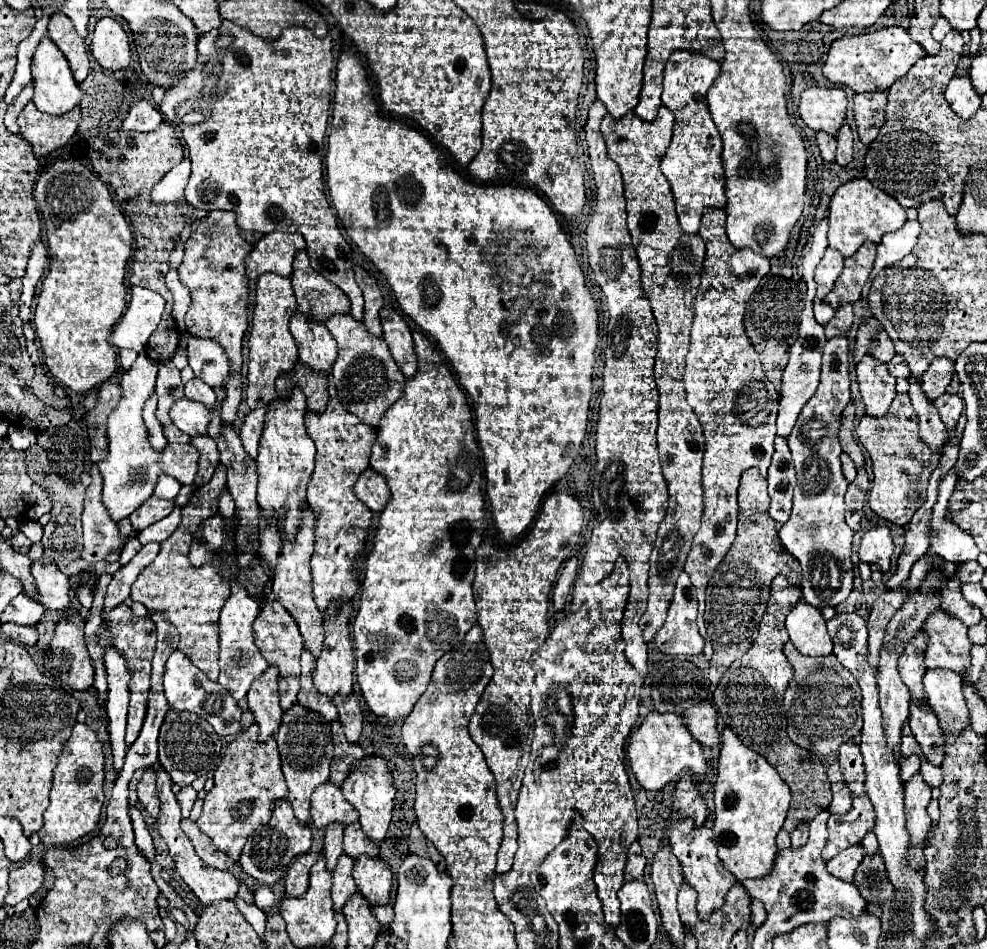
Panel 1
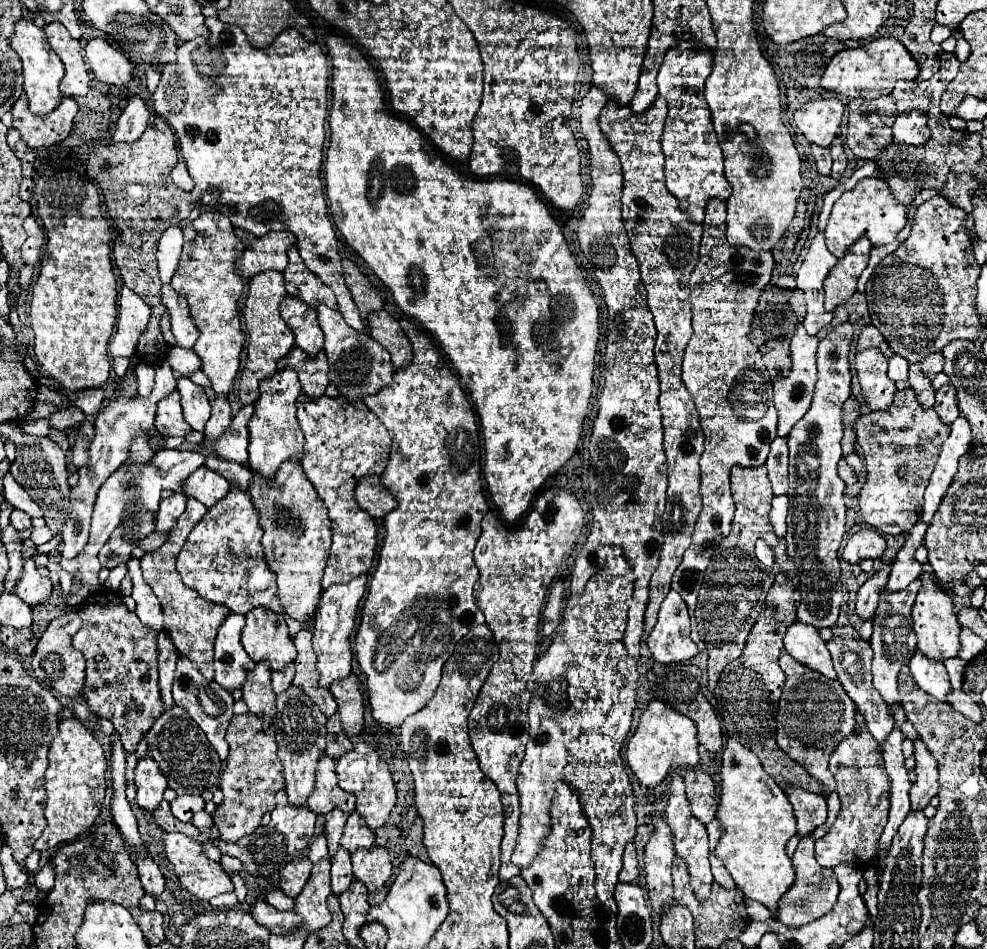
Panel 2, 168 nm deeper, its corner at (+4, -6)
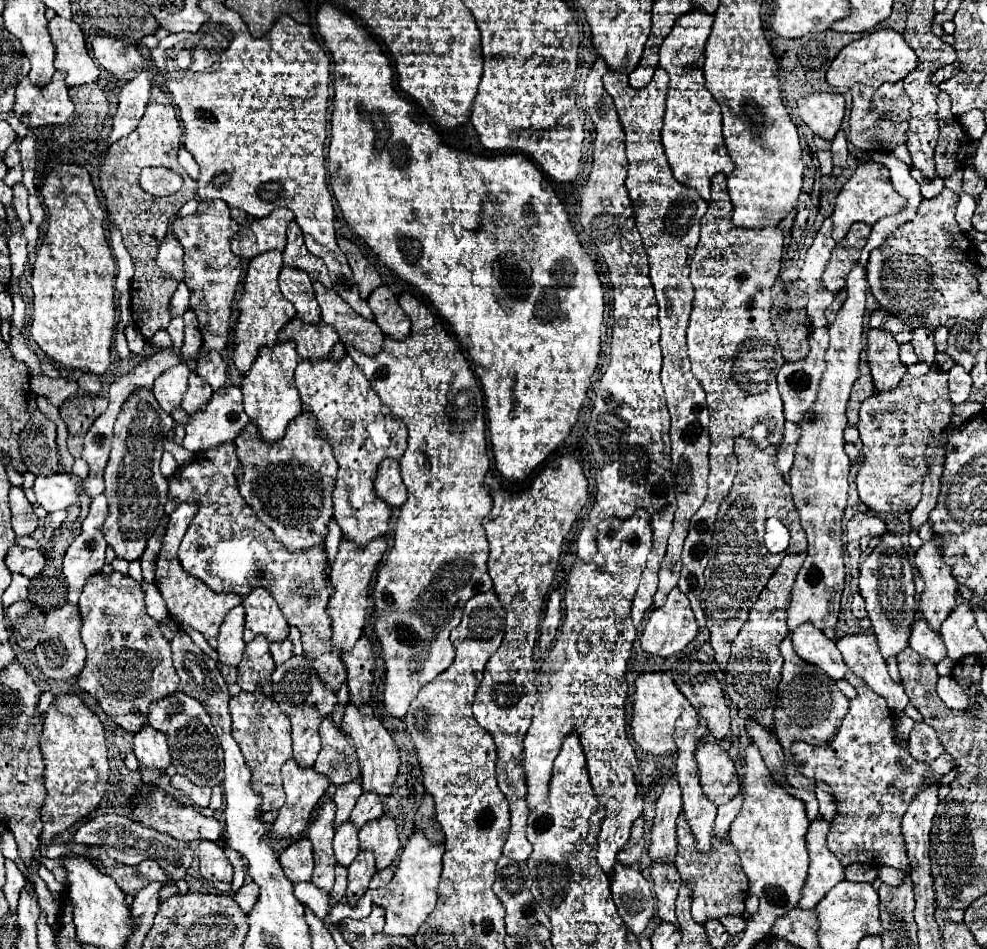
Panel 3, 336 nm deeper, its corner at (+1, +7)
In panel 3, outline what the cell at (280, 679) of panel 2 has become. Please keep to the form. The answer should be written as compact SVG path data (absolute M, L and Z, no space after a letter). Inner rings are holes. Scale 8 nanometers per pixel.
M289 639L279 641L279 643L271 643L271 655L273 655L277 665L285 663L293 655L293 643Z

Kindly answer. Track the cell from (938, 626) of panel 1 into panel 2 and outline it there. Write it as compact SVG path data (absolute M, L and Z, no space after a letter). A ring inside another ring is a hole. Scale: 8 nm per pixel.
M924 572L922 574L922 590L916 596L914 608L912 608L912 618L914 618L914 632L918 636L918 650L936 662L944 662L948 658L954 658L960 652L960 626L956 622L956 612L950 596L942 592L934 584L934 576Z

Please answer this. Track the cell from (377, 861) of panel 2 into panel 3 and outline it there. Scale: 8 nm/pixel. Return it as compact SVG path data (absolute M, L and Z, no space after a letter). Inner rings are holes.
M381 815L375 821L369 821L359 829L361 849L369 849L375 853L377 871L389 867L399 851L399 833L397 823L389 815Z

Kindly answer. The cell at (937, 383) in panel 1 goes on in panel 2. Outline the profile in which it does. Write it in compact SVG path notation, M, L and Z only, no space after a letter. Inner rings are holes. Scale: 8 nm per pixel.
M930 354L930 358L926 358L926 360L922 362L922 372L928 376L928 380L934 380L934 376L936 376L938 372L942 372L942 368L944 368L944 358L942 358L942 354Z

